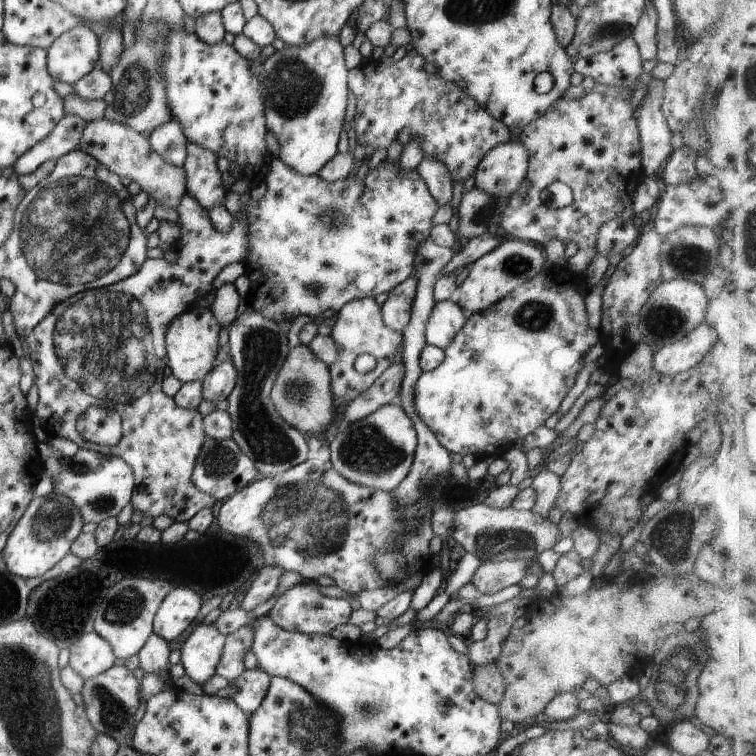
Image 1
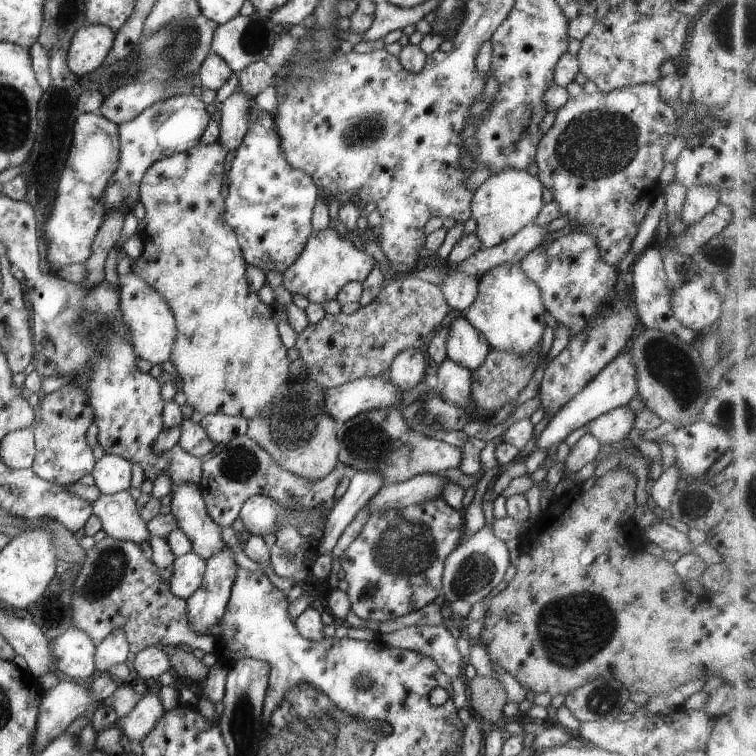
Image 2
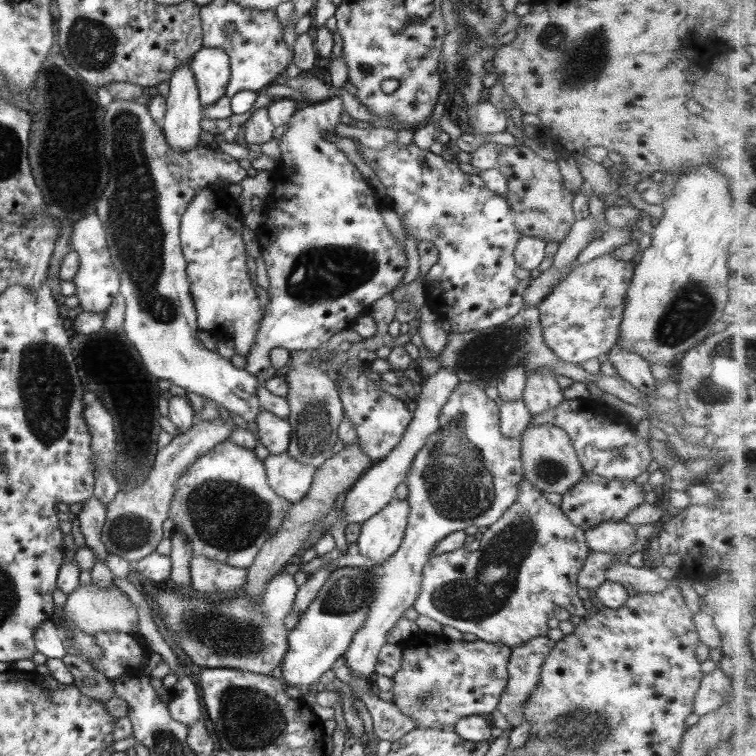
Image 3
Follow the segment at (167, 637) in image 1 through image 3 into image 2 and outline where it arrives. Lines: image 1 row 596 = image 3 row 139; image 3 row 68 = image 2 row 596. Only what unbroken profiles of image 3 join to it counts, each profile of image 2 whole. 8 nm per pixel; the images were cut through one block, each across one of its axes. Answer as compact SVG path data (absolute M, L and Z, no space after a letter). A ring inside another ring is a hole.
M193 551L174 557L168 581L174 597L187 600L201 584L205 561Z

